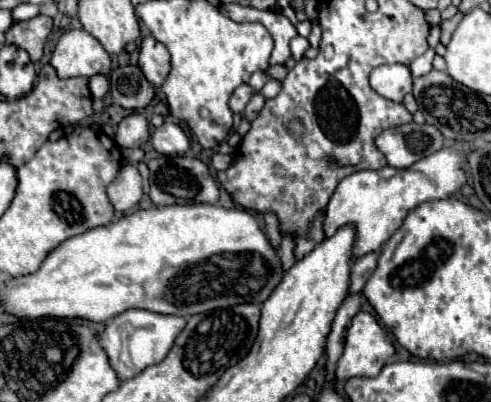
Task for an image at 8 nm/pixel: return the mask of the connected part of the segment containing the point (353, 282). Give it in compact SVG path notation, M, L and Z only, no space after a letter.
M366 254L364 258L356 260L350 270L350 294L356 294L364 288L366 280L376 268L376 254Z

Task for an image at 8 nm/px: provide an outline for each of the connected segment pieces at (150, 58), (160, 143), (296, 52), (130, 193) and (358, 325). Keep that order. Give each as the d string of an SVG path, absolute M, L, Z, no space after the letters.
M152 36L144 38L140 44L140 60L138 66L142 70L142 74L150 80L150 84L154 84L154 88L162 88L168 72L170 72L170 56L168 50L156 42Z
M166 120L160 128L156 128L154 134L150 136L150 142L156 148L156 152L160 152L164 156L184 154L190 146L184 130L172 120Z
M296 36L296 38L290 42L290 48L292 48L292 56L294 56L296 60L300 60L300 58L302 58L302 54L304 54L304 50L306 50L308 46L310 46L310 44L308 44L308 38Z
M126 162L120 168L116 180L108 186L108 196L118 212L126 212L140 202L142 182L140 182L140 172L138 172L136 164Z
M358 312L346 334L344 354L338 360L336 378L348 380L354 376L376 376L392 356L394 346L376 318L368 312Z

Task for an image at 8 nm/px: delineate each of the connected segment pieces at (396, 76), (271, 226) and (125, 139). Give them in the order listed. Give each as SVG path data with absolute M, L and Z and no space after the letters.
M386 64L372 70L370 86L382 98L402 102L402 98L412 90L412 76L404 64Z
M264 214L264 224L266 224L266 234L270 238L270 244L272 248L278 252L280 250L280 240L282 240L282 234L278 230L278 220L274 214Z
M142 114L126 116L116 130L116 144L122 148L136 148L148 142L148 120Z

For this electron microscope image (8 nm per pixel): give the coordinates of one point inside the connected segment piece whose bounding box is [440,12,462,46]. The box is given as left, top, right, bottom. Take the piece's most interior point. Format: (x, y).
(447, 26)

